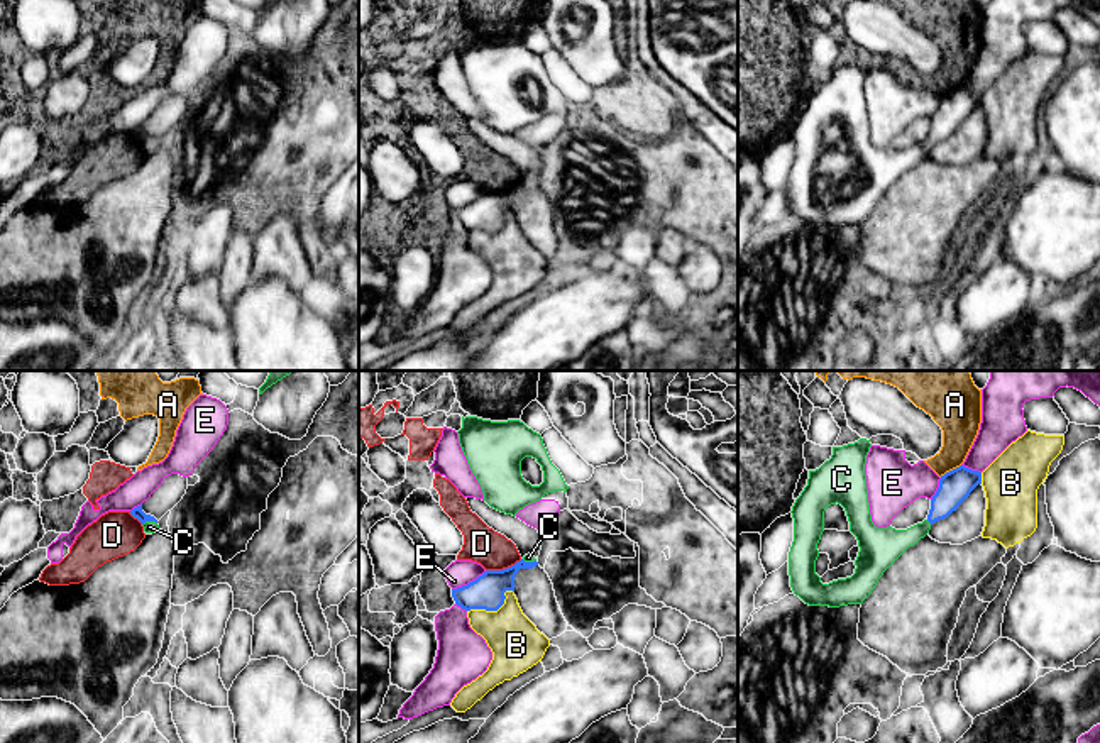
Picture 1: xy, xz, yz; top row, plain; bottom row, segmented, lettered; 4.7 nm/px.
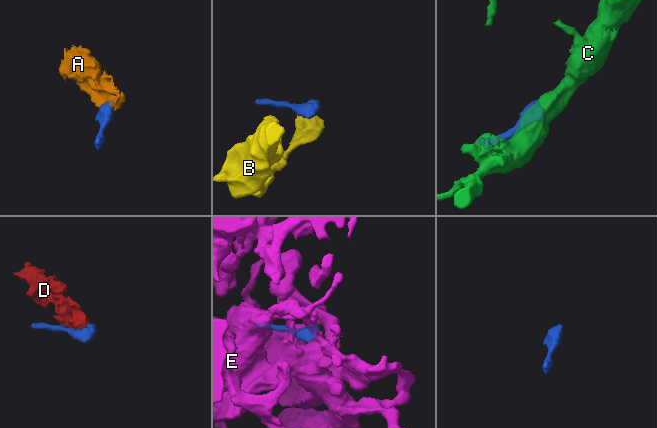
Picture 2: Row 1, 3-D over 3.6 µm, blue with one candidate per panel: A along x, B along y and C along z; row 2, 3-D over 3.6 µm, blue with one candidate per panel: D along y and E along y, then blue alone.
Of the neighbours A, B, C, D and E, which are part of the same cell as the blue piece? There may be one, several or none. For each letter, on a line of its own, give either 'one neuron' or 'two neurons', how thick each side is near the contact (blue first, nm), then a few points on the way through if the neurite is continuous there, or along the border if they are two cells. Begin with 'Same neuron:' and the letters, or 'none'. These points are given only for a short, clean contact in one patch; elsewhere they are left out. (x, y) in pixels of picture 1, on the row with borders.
Same neuron: C
A: two neurons; 160 nm thick on the blue side, 190 nm on the other; border along yz (960, 464), (940, 476)
B: two neurons; 160 nm thick on the blue side, 240 nm on the other
C: one neuron; 160 nm thick on the blue side, 180 nm on the other; runs through yz (955, 486), (929, 522), (912, 535), (884, 545)
D: two neurons; 160 nm thick on the blue side, 180 nm on the other
E: two neurons; 160 nm thick on the blue side, 120 nm on the other

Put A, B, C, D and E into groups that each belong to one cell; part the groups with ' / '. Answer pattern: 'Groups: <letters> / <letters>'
Groups: A D / B / C / E

